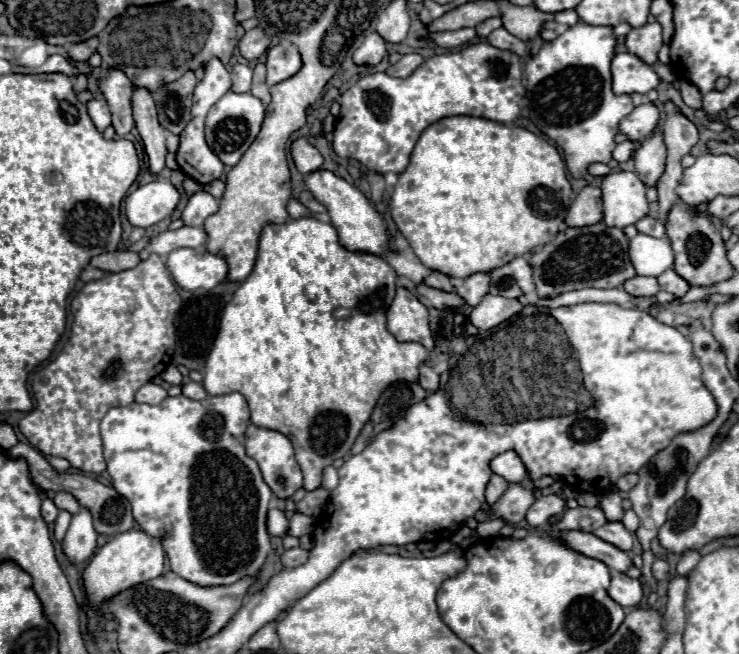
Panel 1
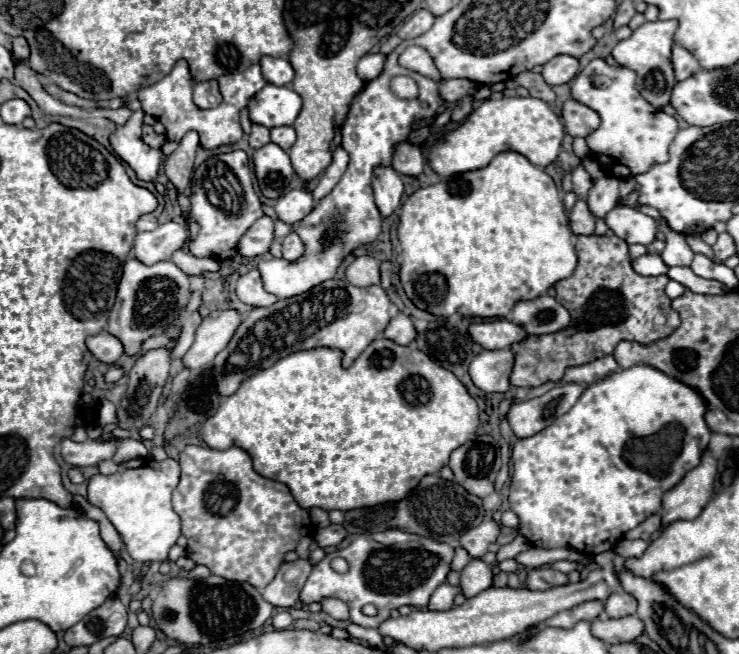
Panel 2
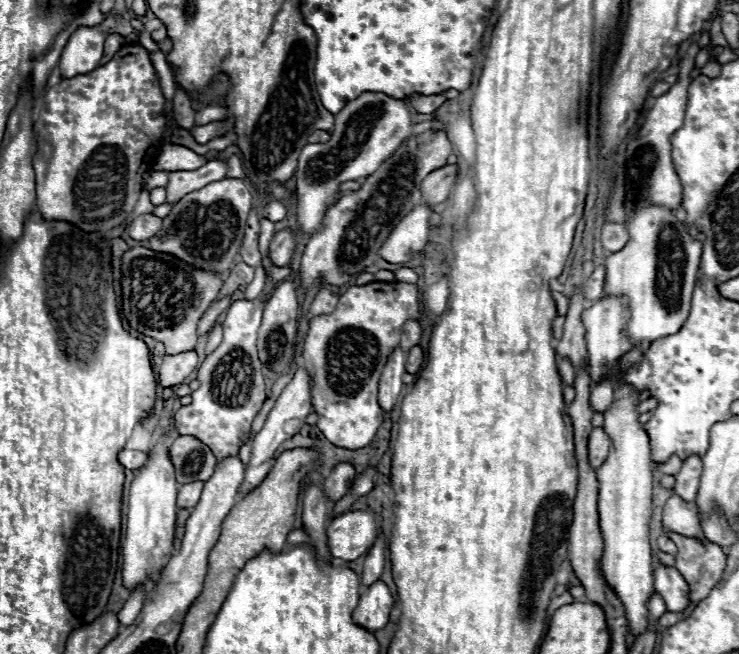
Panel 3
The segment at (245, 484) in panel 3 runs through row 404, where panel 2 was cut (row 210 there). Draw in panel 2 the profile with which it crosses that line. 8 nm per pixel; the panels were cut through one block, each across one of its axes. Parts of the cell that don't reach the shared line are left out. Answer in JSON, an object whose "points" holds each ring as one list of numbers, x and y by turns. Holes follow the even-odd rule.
{"points":[[290,190,284,196,280,196,274,204,278,220,286,224,300,222,304,216,312,212,312,208,314,208,314,200,308,190]]}

